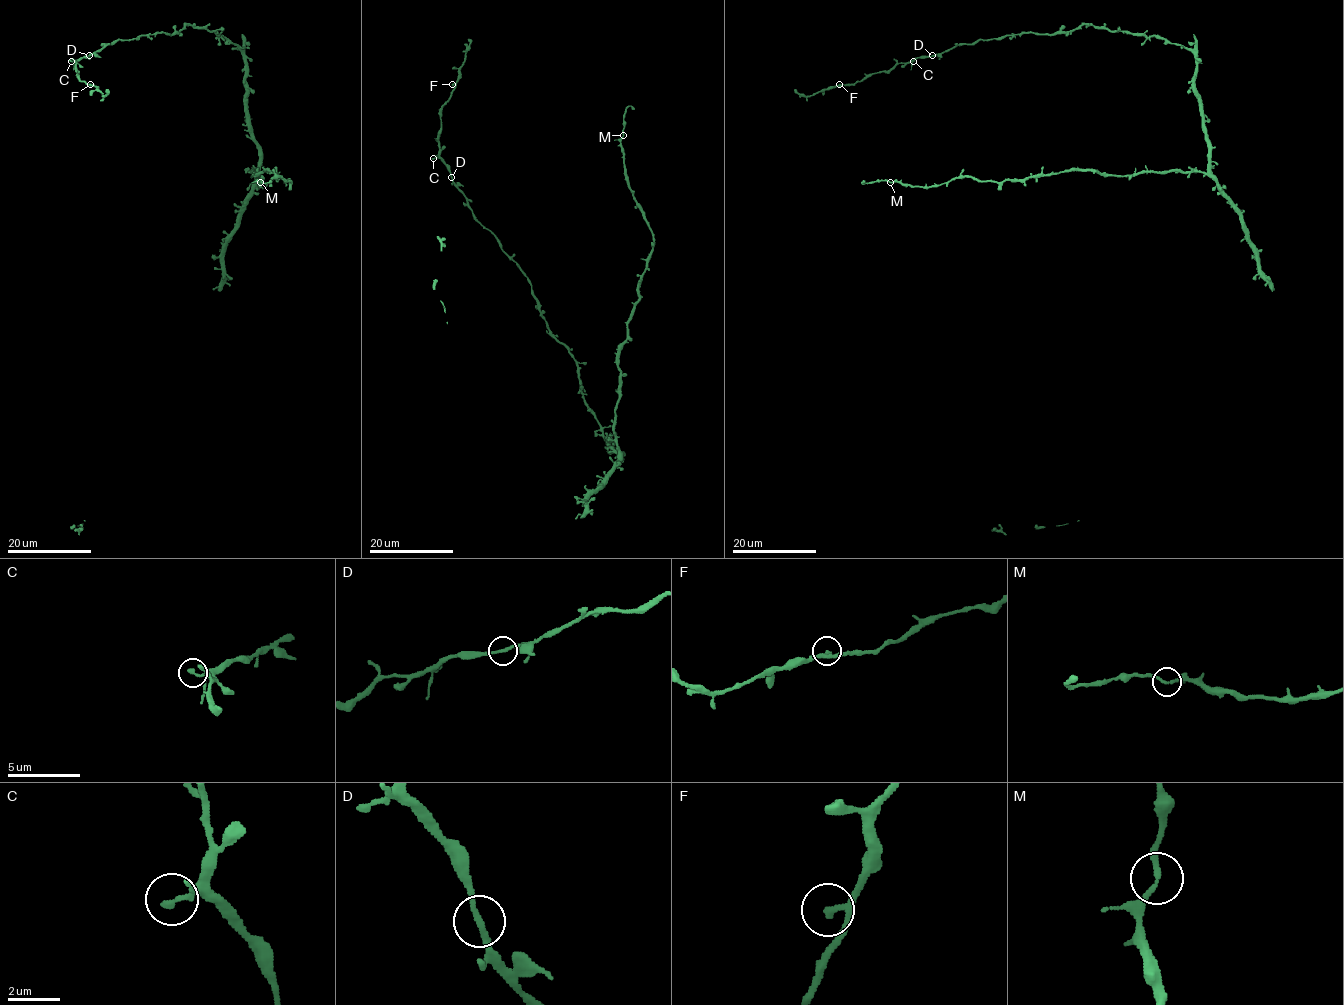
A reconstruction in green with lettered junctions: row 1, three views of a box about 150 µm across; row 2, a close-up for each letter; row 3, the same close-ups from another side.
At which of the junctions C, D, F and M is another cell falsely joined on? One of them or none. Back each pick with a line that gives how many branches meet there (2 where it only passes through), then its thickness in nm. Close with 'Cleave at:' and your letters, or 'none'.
Cleave at: none

